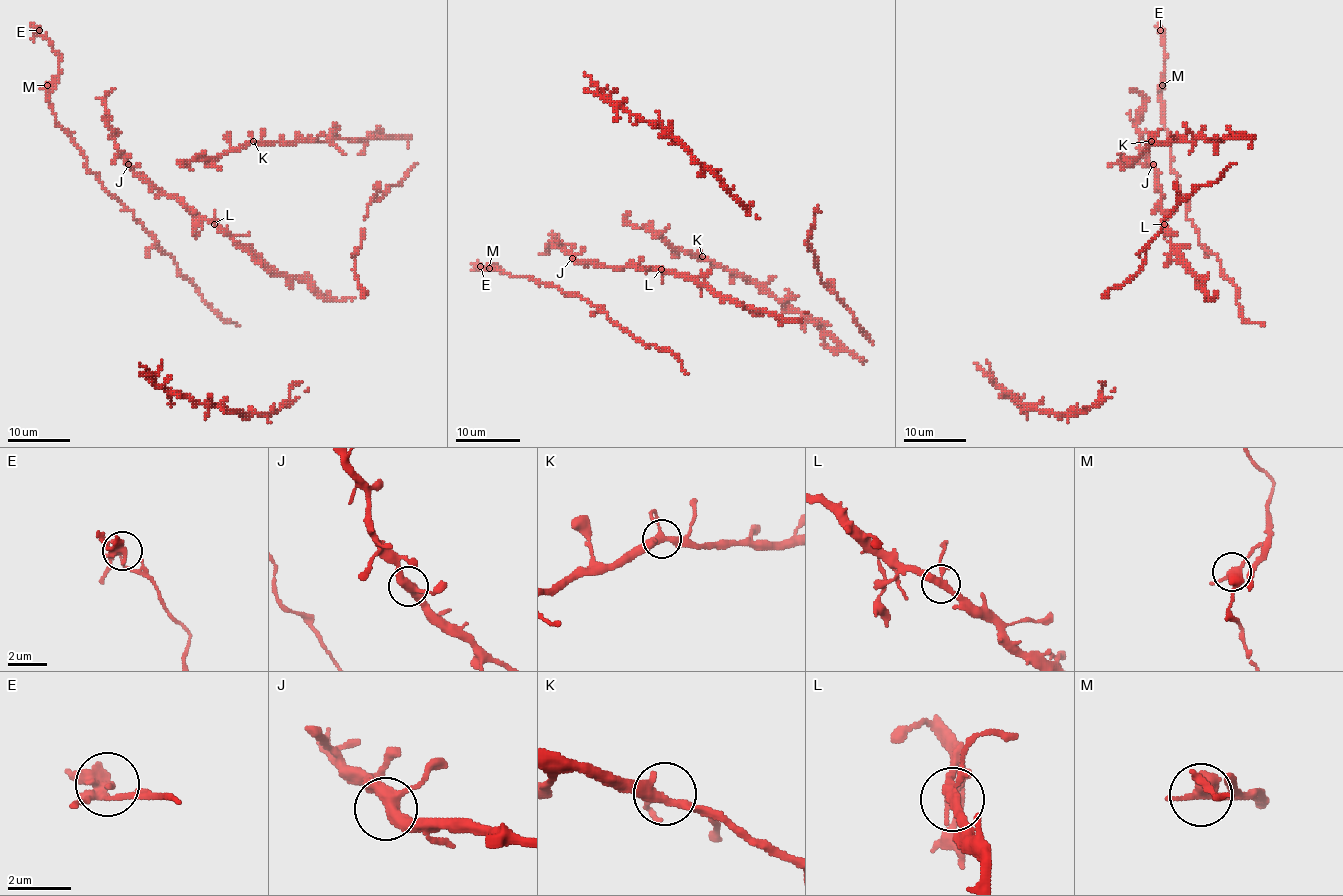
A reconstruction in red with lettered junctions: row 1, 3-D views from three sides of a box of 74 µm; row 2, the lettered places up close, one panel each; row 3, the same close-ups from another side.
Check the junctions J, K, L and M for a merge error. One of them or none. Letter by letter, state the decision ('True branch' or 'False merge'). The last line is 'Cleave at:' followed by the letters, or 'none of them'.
J: True branch
K: True branch
L: True branch
M: False merge
Cleave at: M

